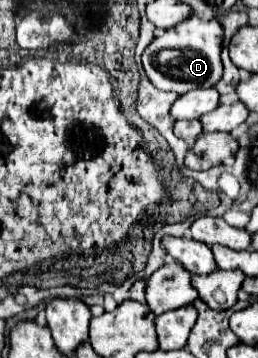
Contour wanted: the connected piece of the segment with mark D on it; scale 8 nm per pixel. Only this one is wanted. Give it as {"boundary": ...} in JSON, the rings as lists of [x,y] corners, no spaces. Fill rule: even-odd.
{"boundary":[[[189,16],[187,20],[179,22],[173,28],[167,28],[163,34],[153,38],[153,42],[141,54],[143,70],[147,78],[151,80],[151,84],[159,90],[171,90],[177,94],[185,94],[195,88],[211,88],[219,82],[221,72],[223,72],[223,64],[219,58],[221,40],[223,40],[223,28],[215,18],[203,20],[199,16]],[[161,50],[179,50],[181,54],[175,60],[159,62],[157,56]]]}

